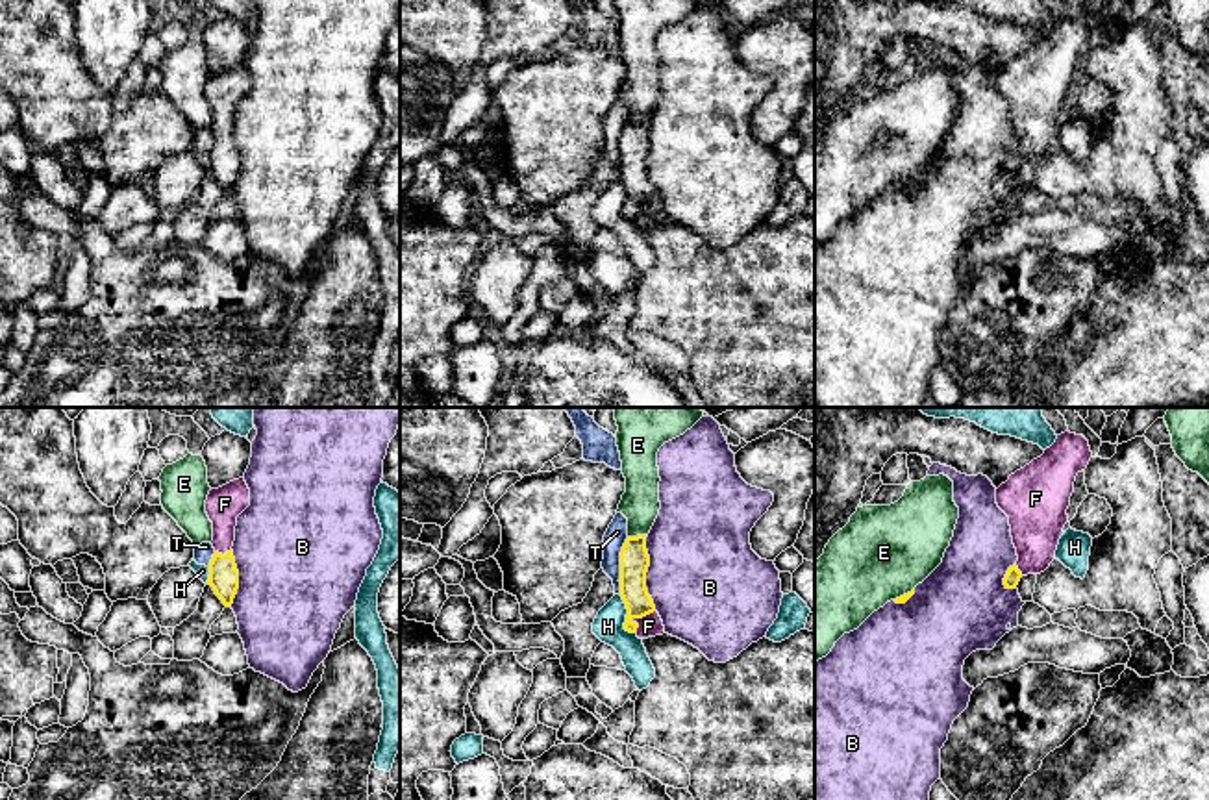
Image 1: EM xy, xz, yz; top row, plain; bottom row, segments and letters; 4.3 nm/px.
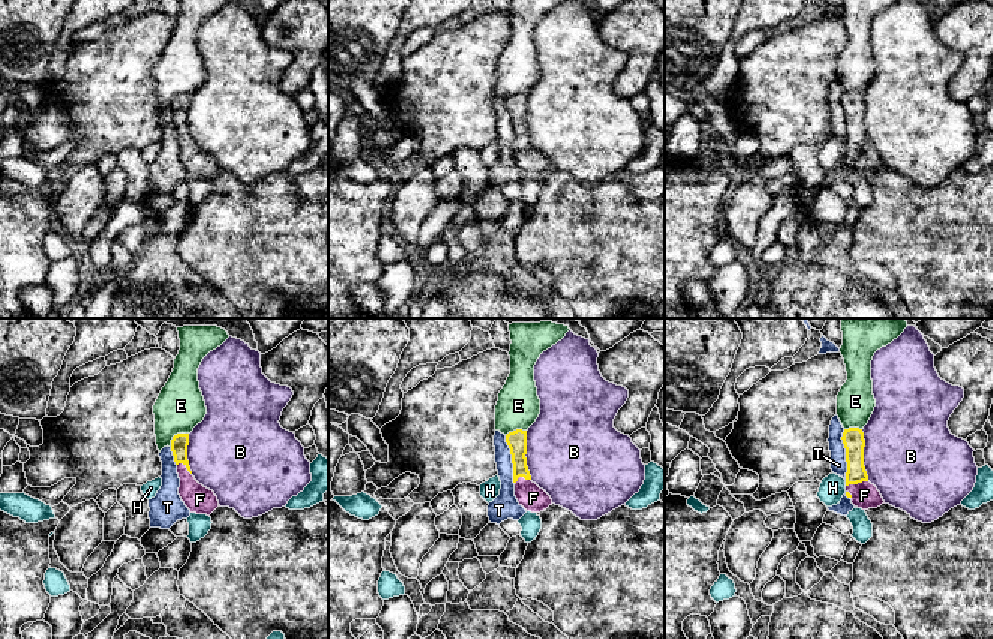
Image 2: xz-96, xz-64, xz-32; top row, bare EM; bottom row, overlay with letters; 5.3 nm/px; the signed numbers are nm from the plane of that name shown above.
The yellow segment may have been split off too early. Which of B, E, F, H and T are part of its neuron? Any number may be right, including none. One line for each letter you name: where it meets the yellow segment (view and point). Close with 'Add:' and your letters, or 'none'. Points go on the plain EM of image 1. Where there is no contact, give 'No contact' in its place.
F: Touches yellow at xz (639, 202)
Add: F

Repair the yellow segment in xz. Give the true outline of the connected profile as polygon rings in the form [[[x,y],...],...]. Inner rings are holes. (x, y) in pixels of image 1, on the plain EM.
[[[646,120],[628,122],[620,137],[618,167],[620,181],[628,194],[624,215],[635,219],[639,224],[665,219],[663,206],[646,174],[648,152]]]

